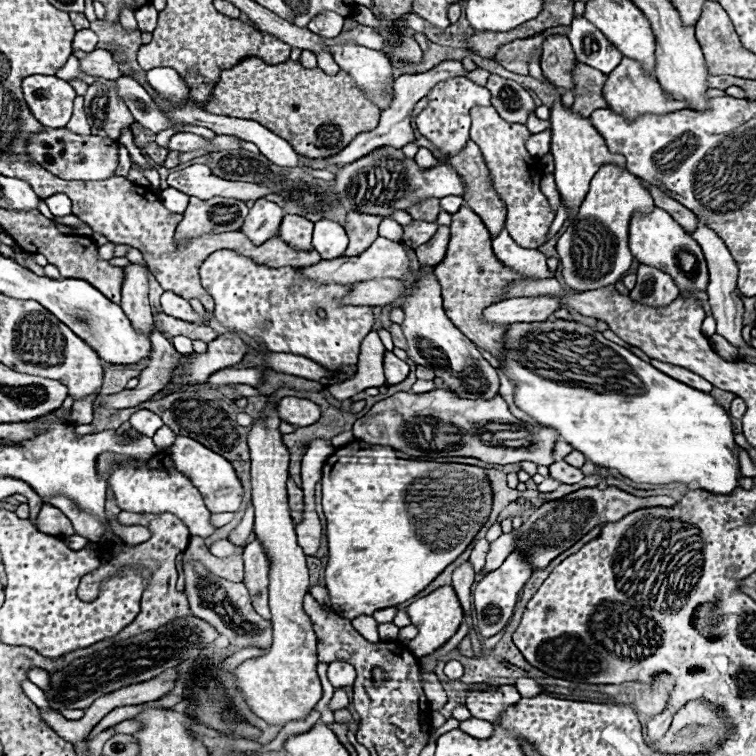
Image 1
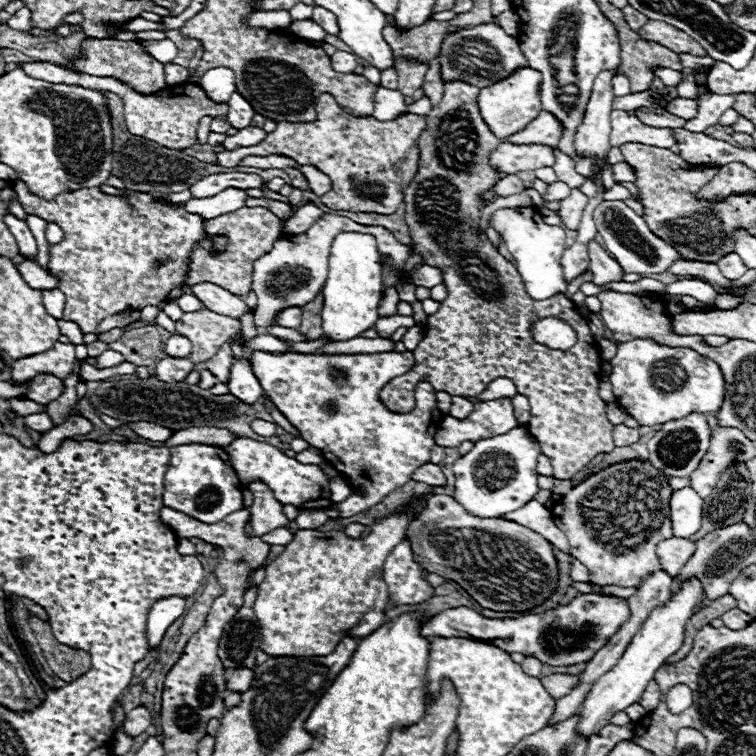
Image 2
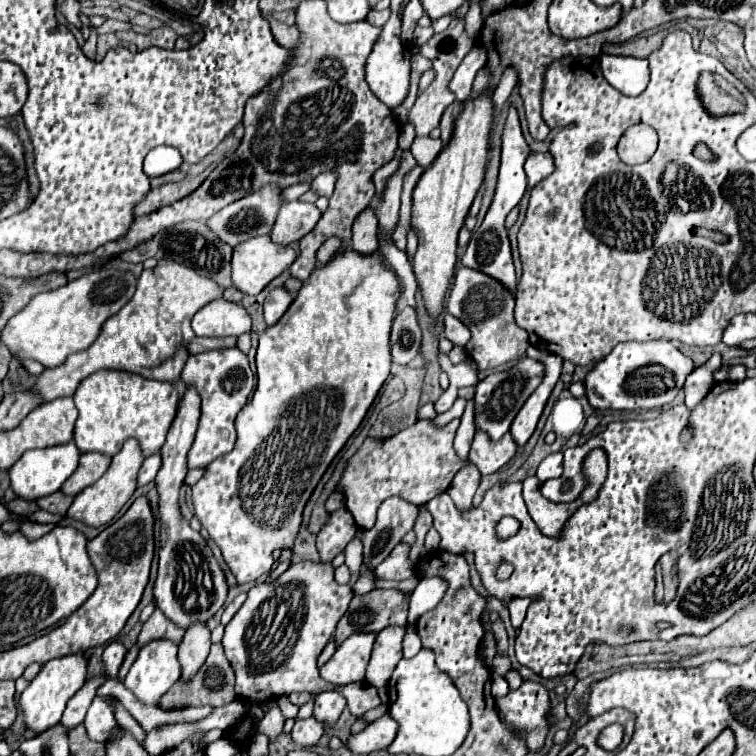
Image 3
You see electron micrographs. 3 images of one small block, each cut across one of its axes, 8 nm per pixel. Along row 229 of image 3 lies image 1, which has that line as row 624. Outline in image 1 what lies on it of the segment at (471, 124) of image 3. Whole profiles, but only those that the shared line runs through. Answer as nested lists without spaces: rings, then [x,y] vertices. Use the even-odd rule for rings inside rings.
[[[442,586],[442,588],[434,590],[432,594],[416,600],[414,604],[410,604],[410,606],[406,608],[406,614],[410,616],[412,624],[418,626],[418,636],[408,642],[410,652],[412,652],[414,656],[418,656],[418,658],[422,658],[422,656],[438,650],[442,644],[446,644],[446,642],[458,632],[460,622],[462,622],[462,618],[464,618],[462,606],[460,606],[458,596],[456,596],[456,592],[454,592],[452,586]]]

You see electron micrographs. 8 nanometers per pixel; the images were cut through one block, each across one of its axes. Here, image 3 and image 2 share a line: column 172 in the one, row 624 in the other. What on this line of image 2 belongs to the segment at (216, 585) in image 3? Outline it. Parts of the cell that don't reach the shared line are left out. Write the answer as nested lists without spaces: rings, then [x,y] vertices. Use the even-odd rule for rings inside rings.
[[[578,594],[568,604],[556,610],[544,610],[542,614],[526,614],[522,618],[508,618],[508,620],[484,618],[482,614],[466,606],[450,608],[428,618],[422,626],[422,634],[426,638],[438,638],[438,636],[480,638],[508,652],[534,656],[542,664],[548,664],[548,666],[574,666],[580,662],[588,662],[596,654],[596,650],[606,646],[608,638],[612,638],[612,634],[616,634],[616,630],[628,620],[628,614],[630,614],[628,600],[620,596]]]

